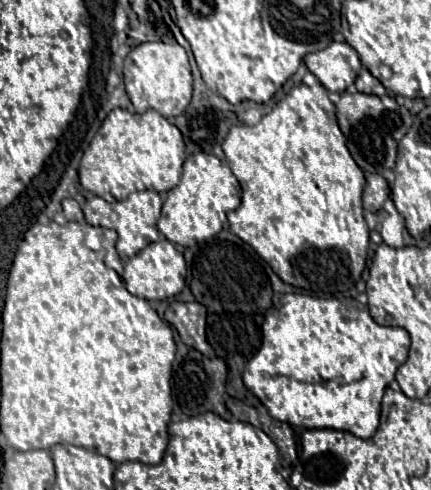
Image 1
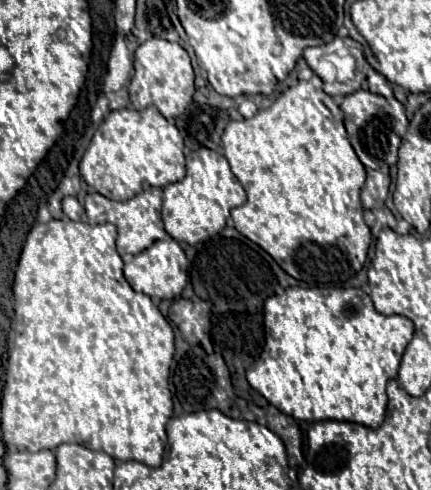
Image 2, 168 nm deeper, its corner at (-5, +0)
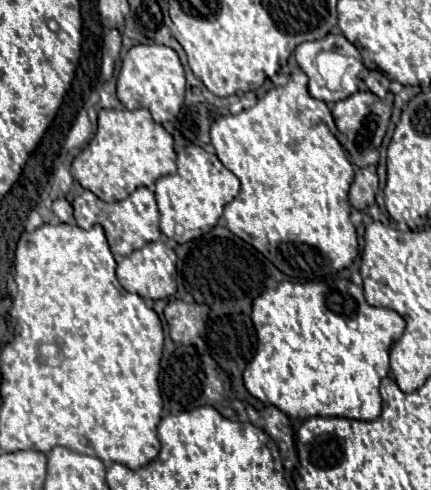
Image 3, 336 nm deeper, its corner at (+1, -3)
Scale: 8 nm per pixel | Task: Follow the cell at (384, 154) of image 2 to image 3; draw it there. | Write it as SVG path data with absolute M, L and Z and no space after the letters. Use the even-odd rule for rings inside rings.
M366 91L366 93L354 93L342 101L338 101L332 109L332 117L334 117L334 123L340 131L338 135L338 141L342 143L342 147L350 153L350 159L354 165L358 167L368 167L368 165L376 165L378 163L378 149L382 145L382 139L388 131L388 125L390 125L390 107L386 107L374 93Z

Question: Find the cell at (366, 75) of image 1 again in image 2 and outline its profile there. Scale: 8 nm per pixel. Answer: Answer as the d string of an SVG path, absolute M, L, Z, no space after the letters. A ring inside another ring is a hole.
M370 70L366 76L368 76L368 87L371 92L380 94L387 99L393 97L392 84L383 75Z

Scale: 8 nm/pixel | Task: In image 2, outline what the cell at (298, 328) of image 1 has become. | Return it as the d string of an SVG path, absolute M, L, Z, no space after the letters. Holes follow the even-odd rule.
M290 286L282 296L272 296L264 304L266 346L246 376L270 404L296 420L346 420L378 428L386 414L386 382L396 378L404 348L412 340L414 324L406 316L384 316L376 312L366 292L358 288L298 288Z

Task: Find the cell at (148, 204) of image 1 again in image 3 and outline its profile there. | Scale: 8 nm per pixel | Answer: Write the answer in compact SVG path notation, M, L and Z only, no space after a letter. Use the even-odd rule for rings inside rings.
M138 187L132 195L128 195L124 201L118 201L118 203L96 201L96 203L90 203L90 205L92 205L92 211L96 213L96 221L104 227L110 245L112 245L112 235L118 233L118 251L112 251L112 253L130 255L132 251L144 247L146 243L158 241L160 235L162 235L160 227L158 227L160 213L158 213L158 207L156 207L156 199L154 199L154 193L146 187Z

